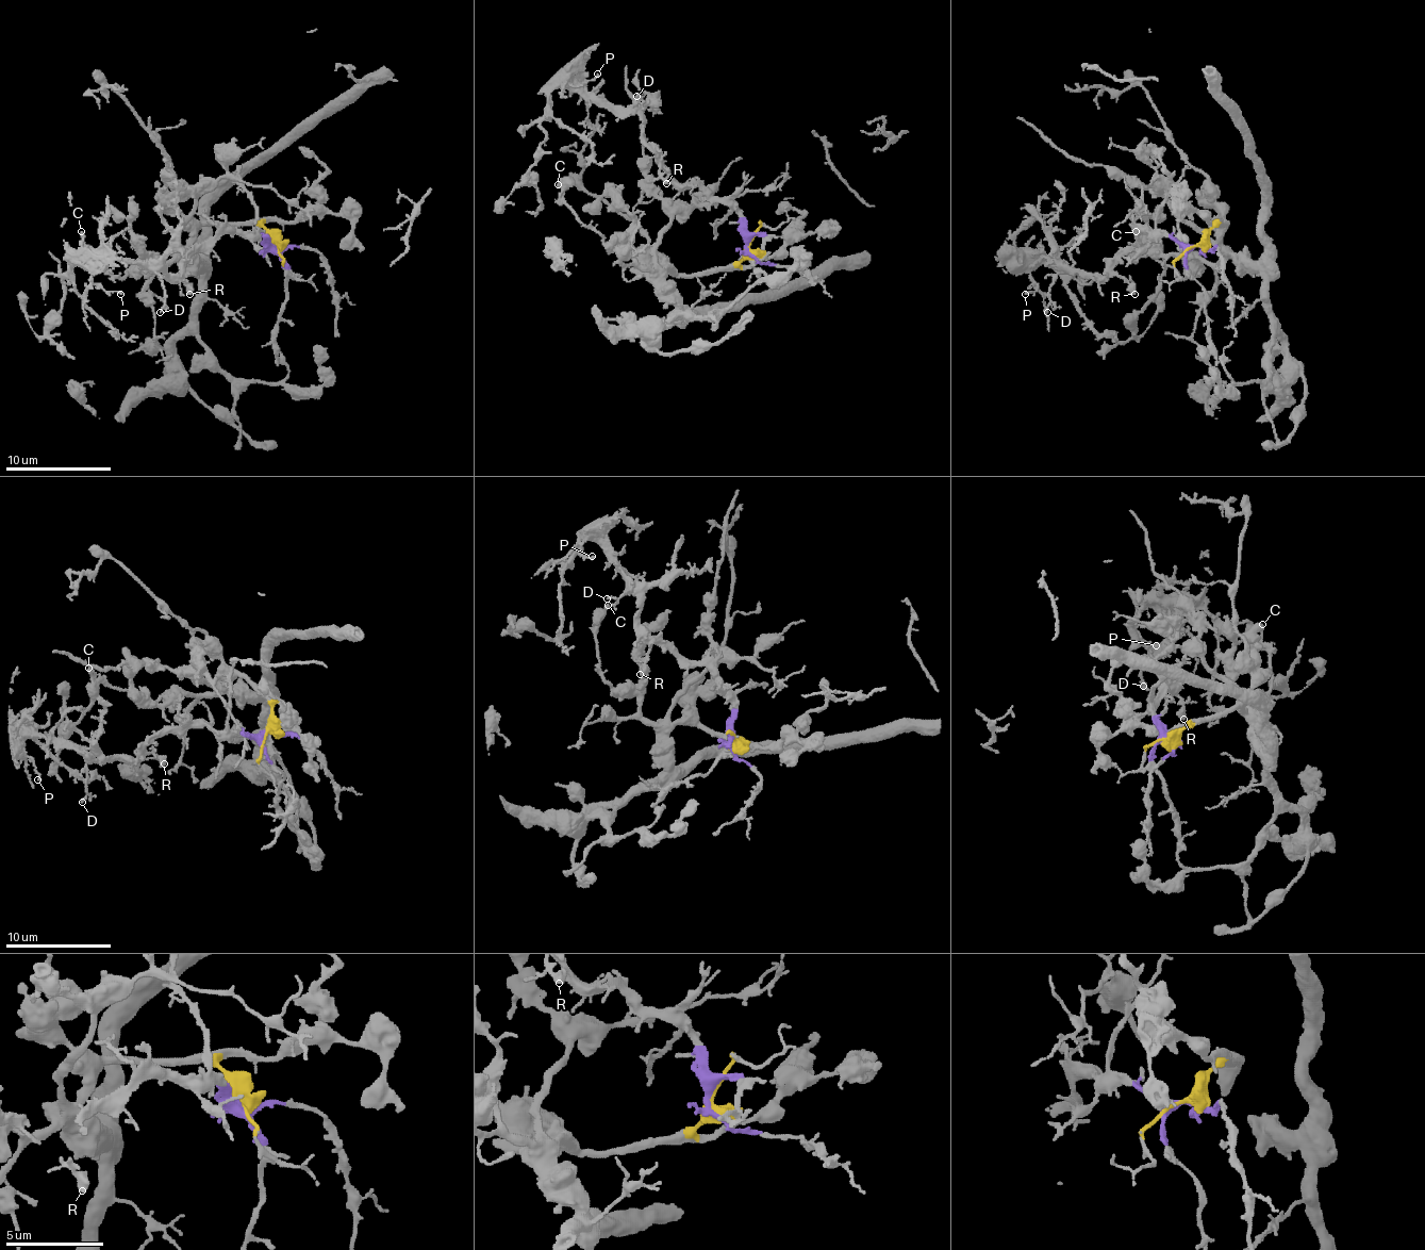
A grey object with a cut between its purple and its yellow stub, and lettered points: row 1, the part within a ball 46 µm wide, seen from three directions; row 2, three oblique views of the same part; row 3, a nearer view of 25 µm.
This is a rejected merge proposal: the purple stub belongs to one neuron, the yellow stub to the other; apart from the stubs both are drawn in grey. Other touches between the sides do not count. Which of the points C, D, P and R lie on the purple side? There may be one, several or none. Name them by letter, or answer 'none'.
D, P, R

